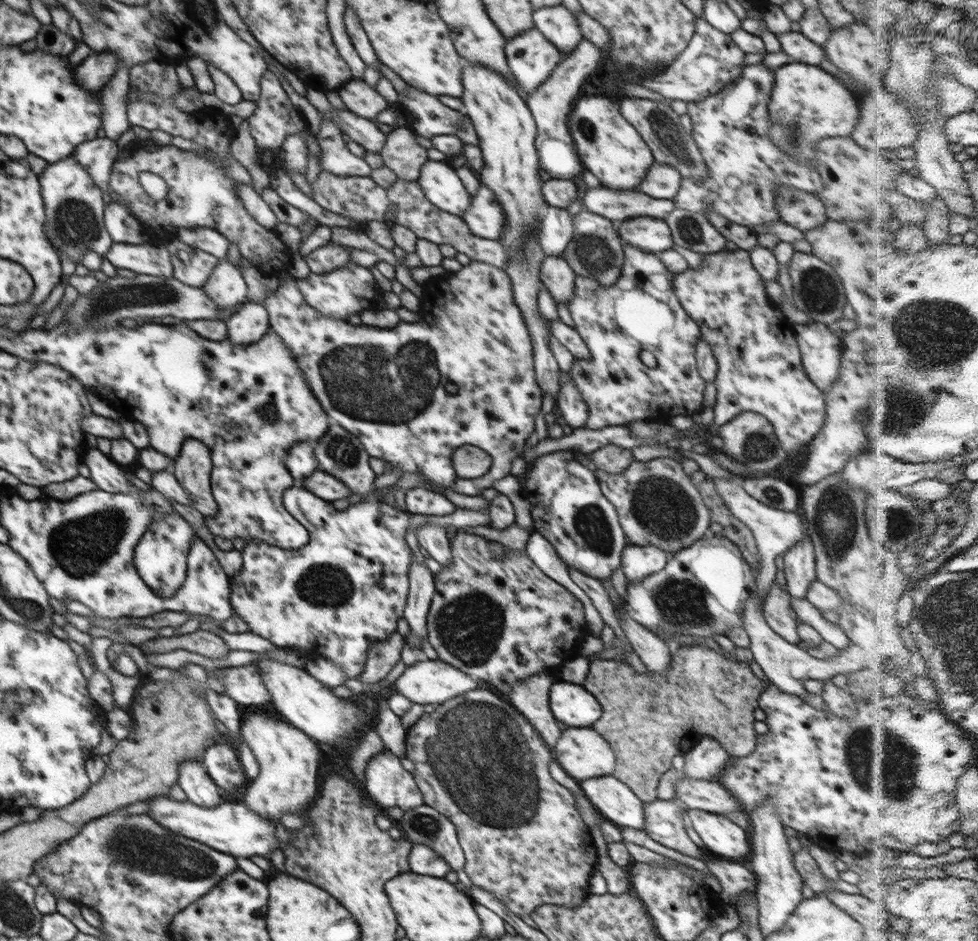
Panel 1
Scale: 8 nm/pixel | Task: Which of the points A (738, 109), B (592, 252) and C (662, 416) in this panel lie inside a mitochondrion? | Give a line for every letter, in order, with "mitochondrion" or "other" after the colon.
A: other
B: mitochondrion
C: other

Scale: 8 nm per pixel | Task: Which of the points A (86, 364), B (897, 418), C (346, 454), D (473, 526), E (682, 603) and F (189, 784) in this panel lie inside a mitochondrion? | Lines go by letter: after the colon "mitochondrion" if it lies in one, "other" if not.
A: other
B: mitochondrion
C: mitochondrion
D: other
E: mitochondrion
F: other

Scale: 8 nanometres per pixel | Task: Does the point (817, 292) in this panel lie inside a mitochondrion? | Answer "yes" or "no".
yes

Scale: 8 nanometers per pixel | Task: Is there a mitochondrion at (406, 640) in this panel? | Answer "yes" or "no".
no

